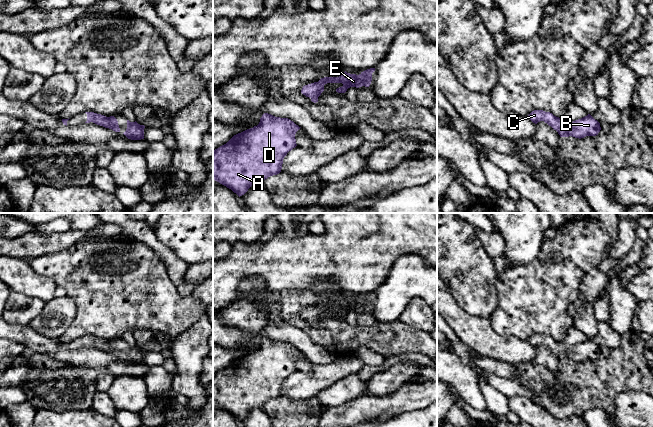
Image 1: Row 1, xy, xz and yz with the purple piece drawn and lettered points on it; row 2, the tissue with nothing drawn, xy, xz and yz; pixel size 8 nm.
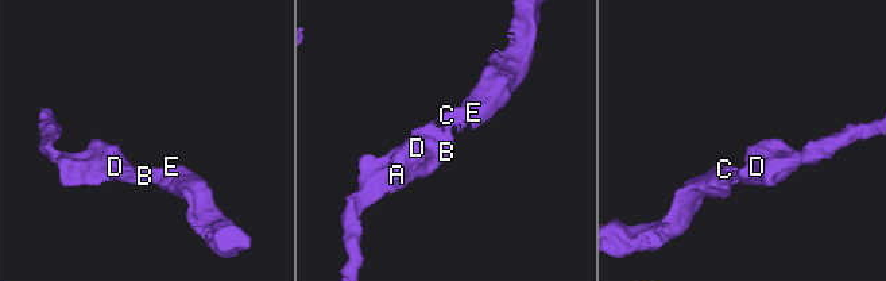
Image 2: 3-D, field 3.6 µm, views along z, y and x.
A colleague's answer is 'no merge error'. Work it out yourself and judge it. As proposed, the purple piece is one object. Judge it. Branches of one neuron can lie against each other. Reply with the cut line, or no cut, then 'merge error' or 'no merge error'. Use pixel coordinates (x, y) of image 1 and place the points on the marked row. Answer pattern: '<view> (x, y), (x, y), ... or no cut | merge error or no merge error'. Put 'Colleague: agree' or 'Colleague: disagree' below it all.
no cut | no merge error
Colleague: agree

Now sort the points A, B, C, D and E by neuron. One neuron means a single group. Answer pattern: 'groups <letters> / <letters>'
groups A B C D E

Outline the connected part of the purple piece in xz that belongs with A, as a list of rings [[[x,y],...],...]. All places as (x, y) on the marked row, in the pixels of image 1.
[[[264,113],[257,126],[234,135],[226,144],[213,150],[213,179],[231,189],[239,197],[244,195],[251,186],[262,184],[268,177],[281,172],[284,157],[297,146],[295,134],[300,128],[288,118]]]

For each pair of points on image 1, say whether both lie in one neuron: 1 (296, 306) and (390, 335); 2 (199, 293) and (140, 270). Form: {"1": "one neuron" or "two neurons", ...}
{"1": "one neuron", "2": "two neurons"}

